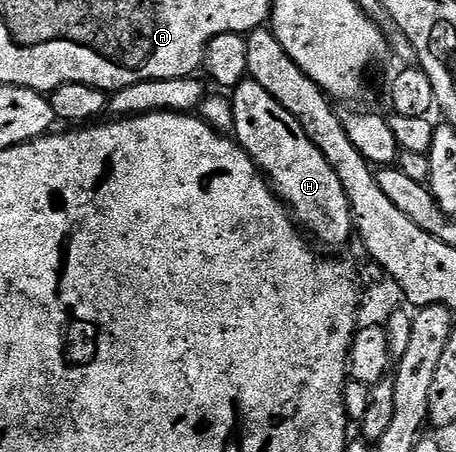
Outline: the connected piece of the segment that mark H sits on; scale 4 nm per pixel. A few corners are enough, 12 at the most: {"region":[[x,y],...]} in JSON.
{"region":[[251,78],[232,88],[236,143],[293,221],[353,239],[346,191],[298,119]]}

